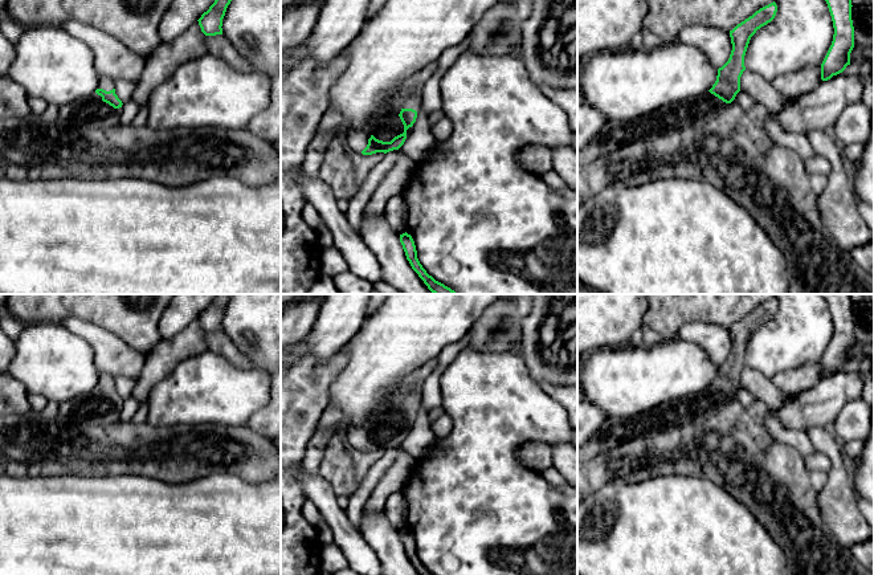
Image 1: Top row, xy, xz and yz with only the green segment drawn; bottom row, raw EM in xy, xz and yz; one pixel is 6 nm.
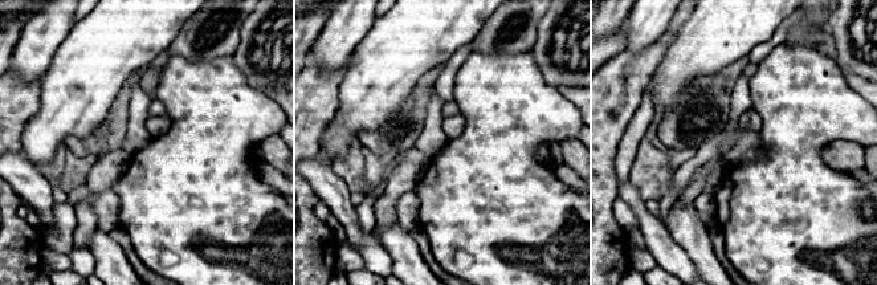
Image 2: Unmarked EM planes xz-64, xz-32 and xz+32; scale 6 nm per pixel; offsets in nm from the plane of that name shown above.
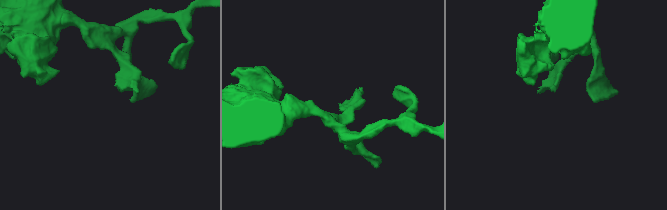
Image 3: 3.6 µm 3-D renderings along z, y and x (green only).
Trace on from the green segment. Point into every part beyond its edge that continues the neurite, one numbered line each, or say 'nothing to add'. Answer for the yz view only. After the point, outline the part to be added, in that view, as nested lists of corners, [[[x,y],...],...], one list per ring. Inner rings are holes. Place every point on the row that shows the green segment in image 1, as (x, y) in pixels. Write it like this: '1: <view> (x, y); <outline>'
1: yz (693, 113); [[[706,91],[698,98],[667,106],[662,113],[662,122],[667,127],[699,127],[728,106],[730,103]]]

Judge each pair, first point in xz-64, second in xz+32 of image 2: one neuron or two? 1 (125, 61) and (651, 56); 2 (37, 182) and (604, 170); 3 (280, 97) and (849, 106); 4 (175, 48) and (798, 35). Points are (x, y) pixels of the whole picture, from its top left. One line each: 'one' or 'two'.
1: two
2: two
3: two
4: one

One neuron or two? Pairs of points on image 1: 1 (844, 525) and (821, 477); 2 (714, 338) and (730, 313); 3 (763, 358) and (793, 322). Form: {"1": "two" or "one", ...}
{"1": "two", "2": "two", "3": "one"}

